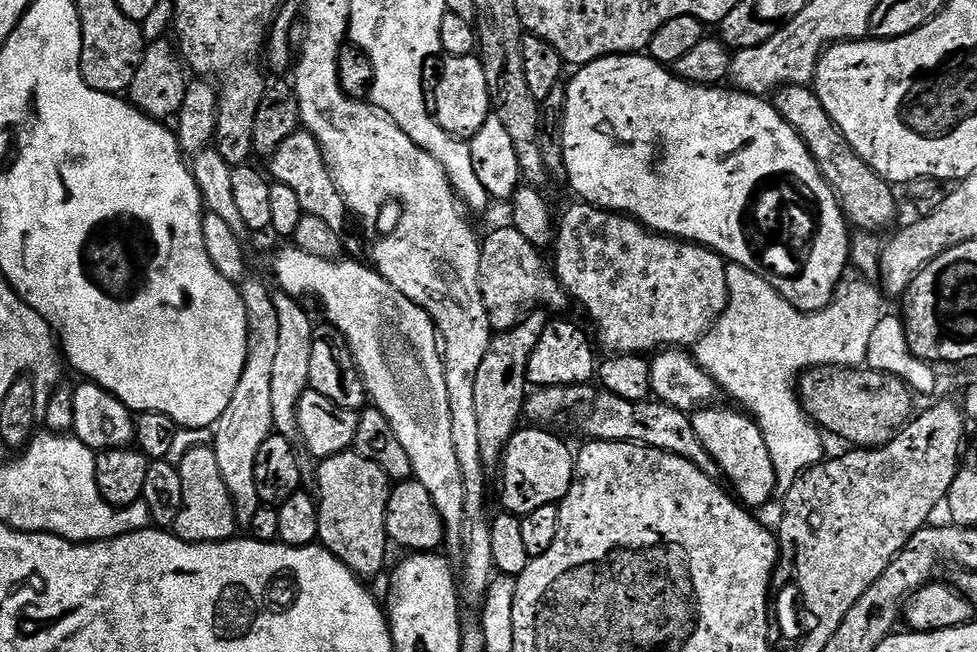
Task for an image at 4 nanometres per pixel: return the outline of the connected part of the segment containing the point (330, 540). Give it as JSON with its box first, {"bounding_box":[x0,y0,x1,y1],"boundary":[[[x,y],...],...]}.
{"bounding_box":[316,450,393,578],"boundary":[[[349,450],[319,461],[320,469],[316,472],[316,492],[318,497],[318,536],[319,543],[328,551],[333,552],[353,574],[361,578],[376,576],[384,568],[384,559],[388,556],[390,541],[386,530],[386,514],[388,513],[388,499],[393,485],[383,468],[374,462],[366,462],[355,450]]]}

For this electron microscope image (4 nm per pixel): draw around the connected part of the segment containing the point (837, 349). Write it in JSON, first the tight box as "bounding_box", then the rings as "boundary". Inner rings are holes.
{"bounding_box":[694,266,881,490],"boundary":[[[736,266],[729,271],[728,274],[728,305],[723,314],[720,315],[719,320],[713,324],[712,329],[694,345],[694,359],[706,374],[716,383],[717,389],[721,393],[733,396],[737,400],[741,409],[747,410],[754,417],[756,425],[764,429],[764,437],[766,438],[766,446],[770,450],[770,458],[774,462],[774,470],[776,471],[776,483],[781,489],[786,490],[795,482],[797,476],[801,472],[806,472],[810,468],[815,468],[817,464],[825,459],[824,440],[821,429],[809,420],[808,415],[804,413],[804,407],[800,404],[800,397],[798,395],[798,377],[808,372],[811,368],[859,368],[867,361],[868,351],[870,350],[870,338],[874,338],[874,330],[881,322],[881,313],[876,313],[876,308],[863,296],[860,292],[844,292],[841,291],[839,295],[833,299],[831,304],[826,305],[821,312],[799,312],[796,307],[790,302],[783,300],[773,288],[768,284],[761,284],[751,272],[747,272],[745,268]]]}

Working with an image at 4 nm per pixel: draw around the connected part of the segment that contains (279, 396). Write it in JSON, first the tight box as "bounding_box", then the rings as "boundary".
{"bounding_box":[273,294,316,438],"boundary":[[[278,294],[273,297],[276,317],[278,318],[278,353],[273,367],[273,429],[282,436],[289,438],[298,434],[297,404],[301,395],[309,387],[310,358],[316,347],[312,322],[297,299]]]}

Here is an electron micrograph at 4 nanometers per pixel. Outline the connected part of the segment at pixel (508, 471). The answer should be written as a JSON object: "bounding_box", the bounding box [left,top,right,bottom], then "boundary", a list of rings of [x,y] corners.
{"bounding_box":[500,426,574,517],"boundary":[[[540,426],[521,427],[510,438],[504,451],[500,472],[500,500],[503,511],[525,517],[540,507],[559,505],[572,485],[574,452],[556,436],[543,432]]]}

